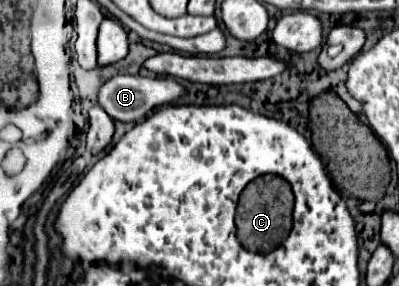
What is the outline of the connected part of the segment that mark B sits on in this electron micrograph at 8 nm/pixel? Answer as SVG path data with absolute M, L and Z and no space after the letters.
M113 76L109 78L101 88L97 96L97 104L113 118L121 122L137 122L141 120L149 110L169 104L175 98L185 94L185 88L177 84L171 78L143 78L143 76Z

